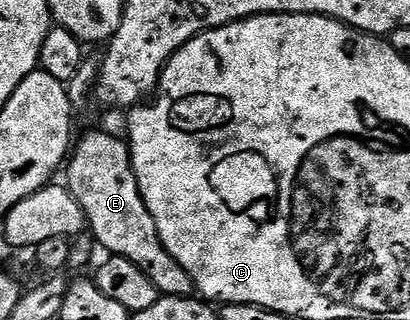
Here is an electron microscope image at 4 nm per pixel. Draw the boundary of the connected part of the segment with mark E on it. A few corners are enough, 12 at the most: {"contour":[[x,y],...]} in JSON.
{"contour":[[89,133],[63,169],[88,232],[158,294],[193,280],[159,239],[126,142]]}

